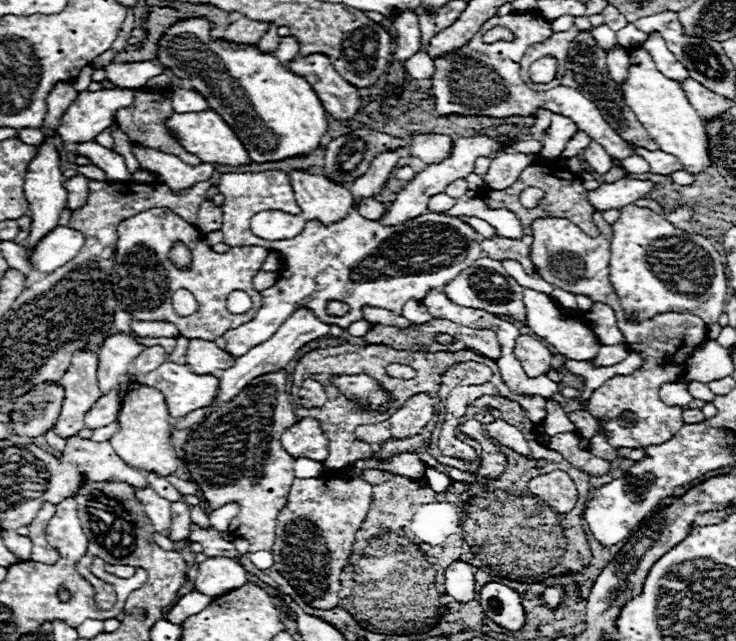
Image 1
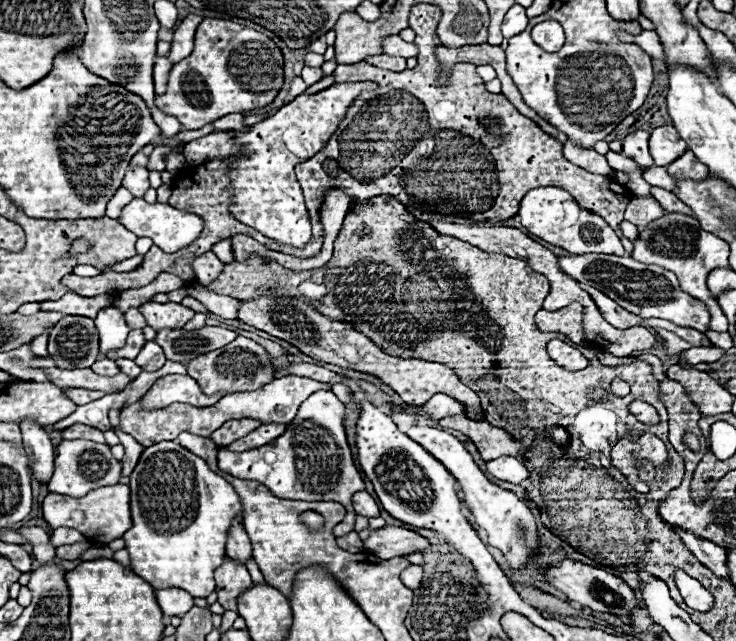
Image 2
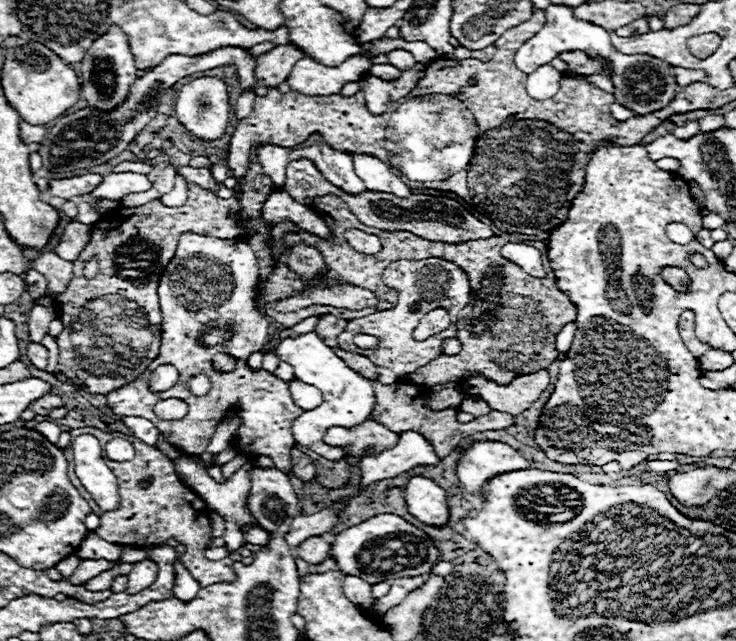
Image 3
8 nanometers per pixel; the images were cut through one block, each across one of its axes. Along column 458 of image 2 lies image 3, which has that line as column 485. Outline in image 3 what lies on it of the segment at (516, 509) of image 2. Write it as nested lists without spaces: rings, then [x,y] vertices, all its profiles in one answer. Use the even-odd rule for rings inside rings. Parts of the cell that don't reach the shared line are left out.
[[[484,440],[464,450],[458,460],[456,474],[468,492],[480,494],[478,488],[484,488],[490,478],[522,468],[530,468],[522,454],[512,450],[508,444]]]

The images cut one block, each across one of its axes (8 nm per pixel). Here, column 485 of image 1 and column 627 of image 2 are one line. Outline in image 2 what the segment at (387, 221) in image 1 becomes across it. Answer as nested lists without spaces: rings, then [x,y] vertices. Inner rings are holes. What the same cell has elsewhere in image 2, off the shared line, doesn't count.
[[[638,130],[634,134],[628,134],[624,140],[622,140],[622,152],[624,156],[636,160],[642,168],[650,168],[654,164],[654,160],[650,158],[650,152],[648,152],[648,136],[650,132],[646,130]]]

